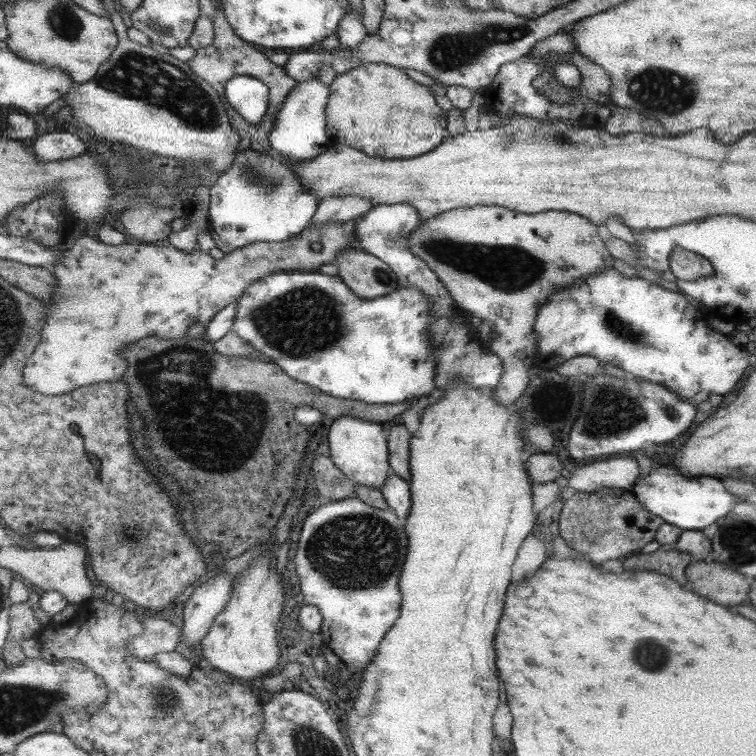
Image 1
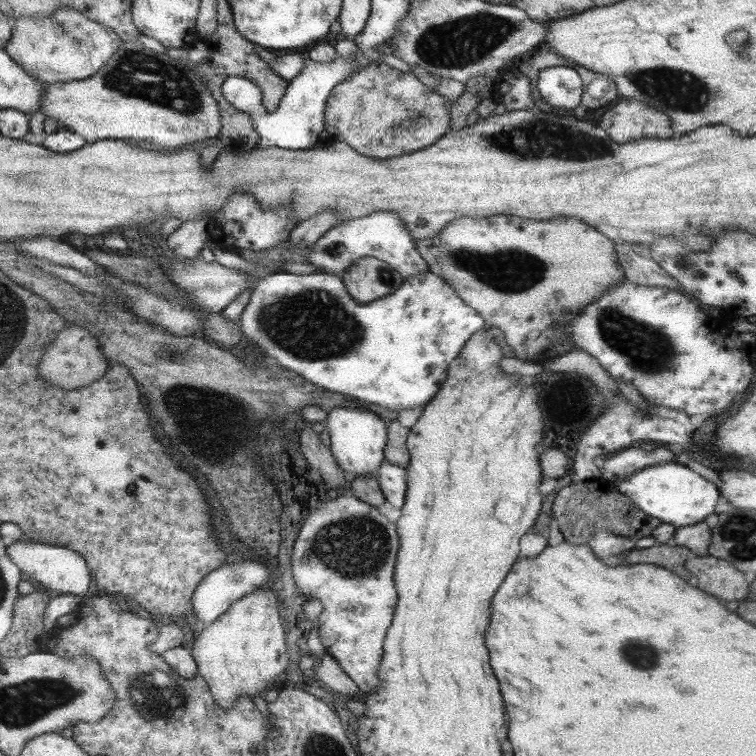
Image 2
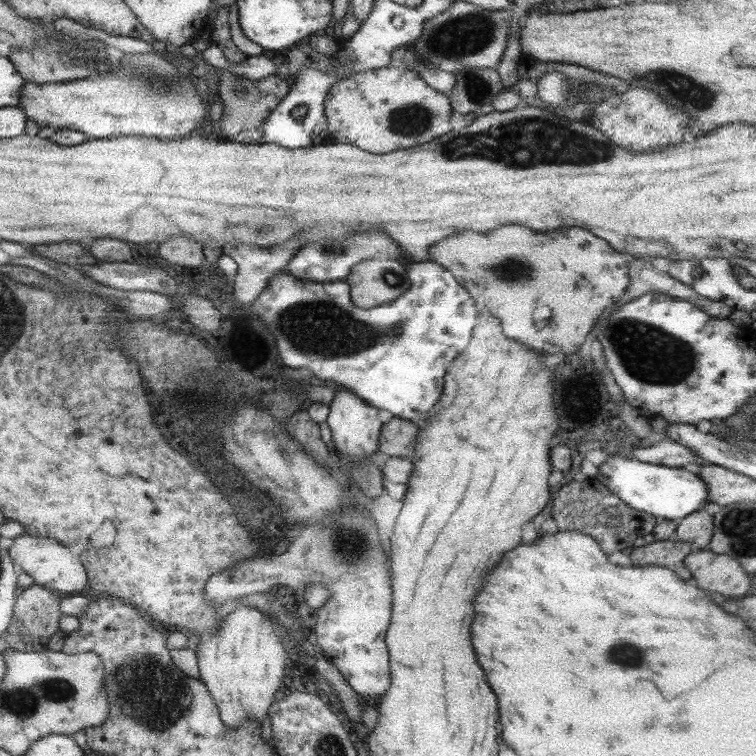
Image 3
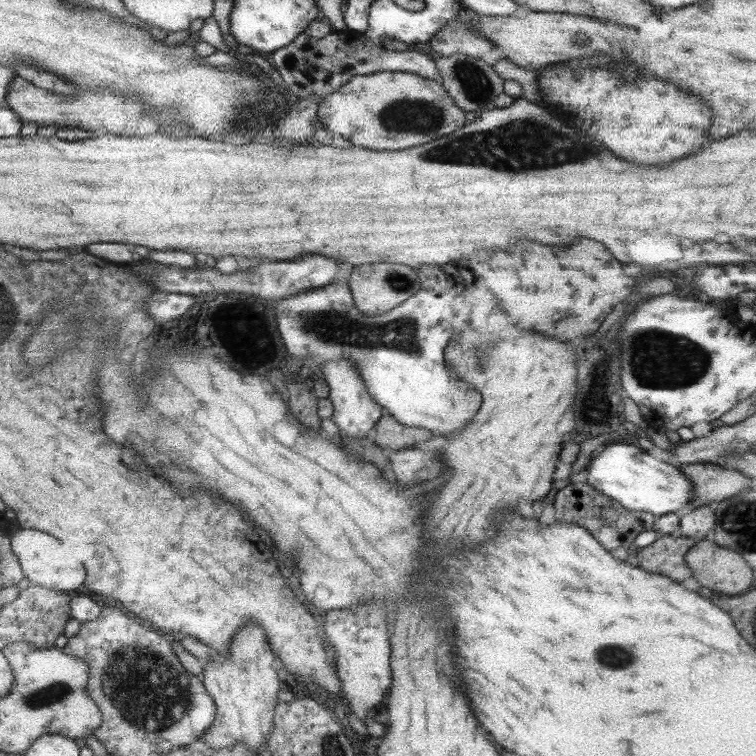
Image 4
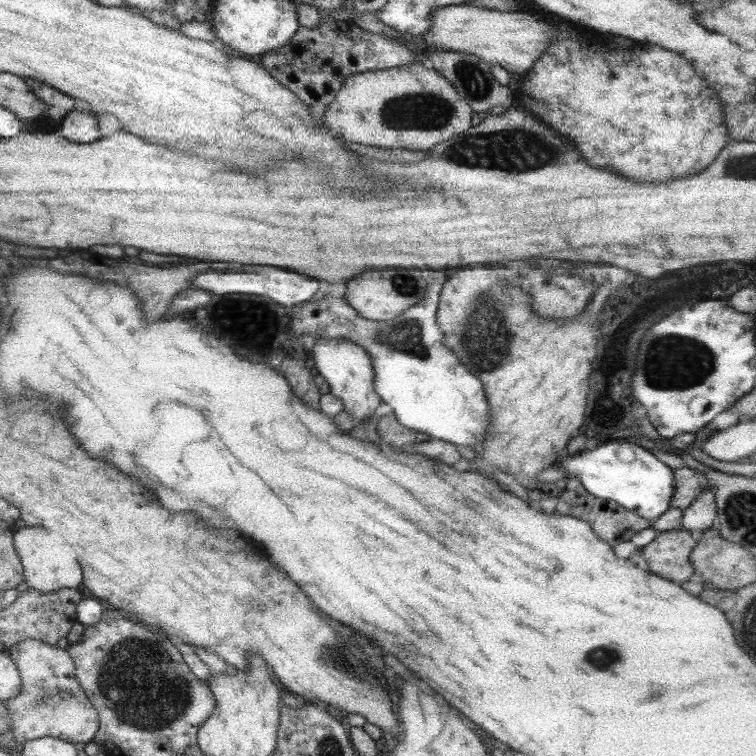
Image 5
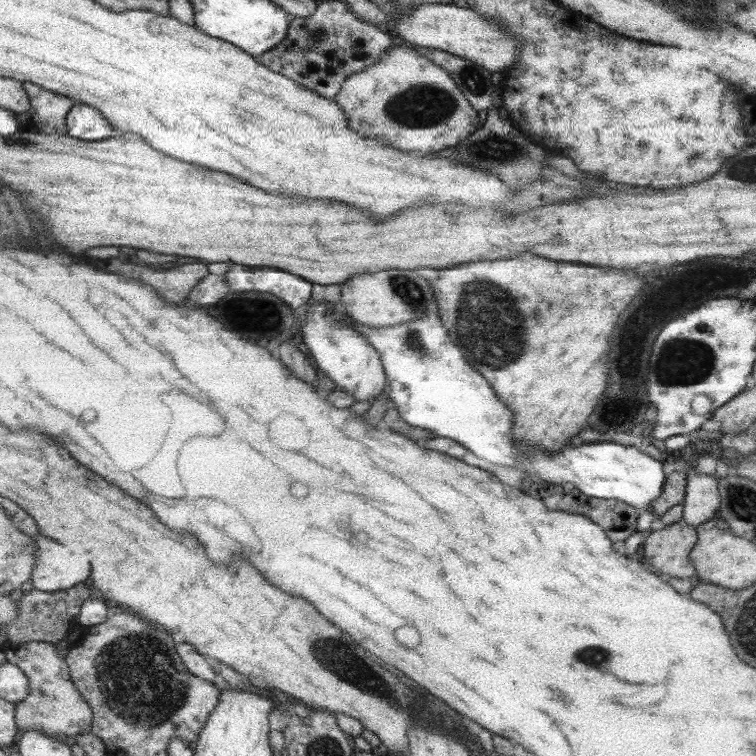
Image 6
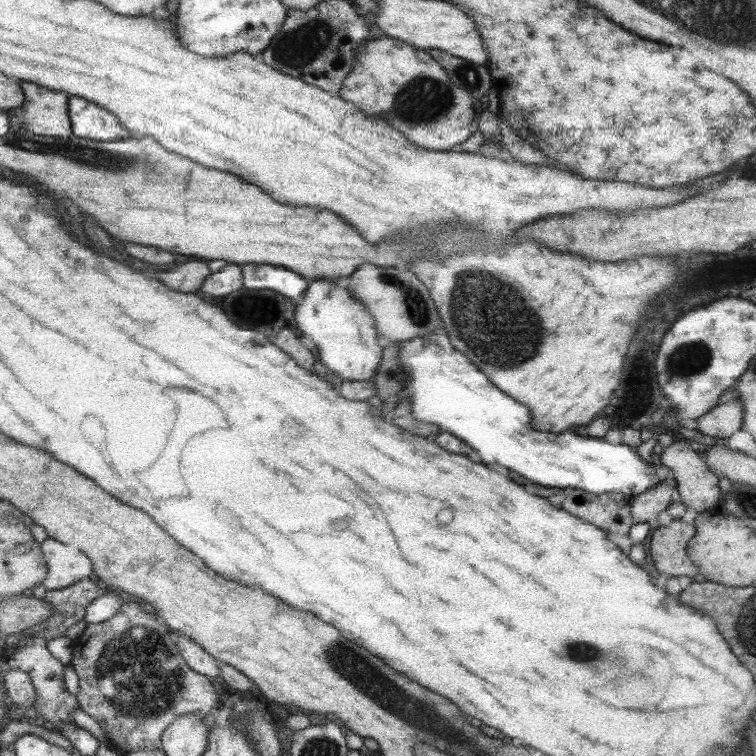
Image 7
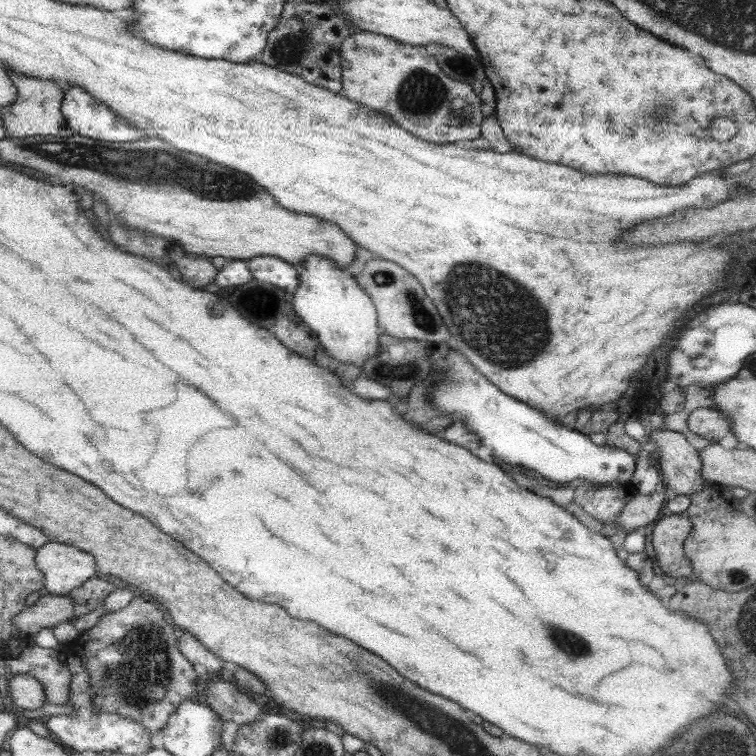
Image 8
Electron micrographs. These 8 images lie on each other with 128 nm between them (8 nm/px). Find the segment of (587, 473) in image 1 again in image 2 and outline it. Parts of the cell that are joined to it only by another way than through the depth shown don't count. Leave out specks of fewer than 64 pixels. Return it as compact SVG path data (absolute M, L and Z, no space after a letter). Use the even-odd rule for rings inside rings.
M629 448L613 458L607 458L600 471L600 480L615 482L623 477L631 476L633 472L641 470L646 466L655 465L655 462L669 462L673 460L673 454L665 448L655 448L651 452L639 450L639 448Z

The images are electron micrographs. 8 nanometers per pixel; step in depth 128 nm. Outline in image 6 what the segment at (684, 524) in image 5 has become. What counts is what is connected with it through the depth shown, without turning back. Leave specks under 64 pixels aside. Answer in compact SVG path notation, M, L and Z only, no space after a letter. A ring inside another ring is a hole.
M687 467L685 472L686 487L682 505L682 520L690 527L696 527L712 519L720 505L718 482L707 474L695 474L695 467Z

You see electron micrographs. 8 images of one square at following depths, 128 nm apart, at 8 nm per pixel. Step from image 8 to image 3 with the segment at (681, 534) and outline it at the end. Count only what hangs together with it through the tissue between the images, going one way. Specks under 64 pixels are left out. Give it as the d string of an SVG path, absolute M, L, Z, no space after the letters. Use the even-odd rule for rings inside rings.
M667 539L654 540L640 547L633 547L629 558L633 567L653 565L672 570L686 581L692 574L684 567L684 558L691 552L689 543Z

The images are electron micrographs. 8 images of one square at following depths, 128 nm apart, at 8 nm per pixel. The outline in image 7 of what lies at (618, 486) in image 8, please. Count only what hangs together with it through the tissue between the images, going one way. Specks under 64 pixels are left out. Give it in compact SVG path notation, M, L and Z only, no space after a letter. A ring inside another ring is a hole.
M567 487L560 508L601 527L605 532L627 534L633 522L630 506L632 497L618 492L591 494Z

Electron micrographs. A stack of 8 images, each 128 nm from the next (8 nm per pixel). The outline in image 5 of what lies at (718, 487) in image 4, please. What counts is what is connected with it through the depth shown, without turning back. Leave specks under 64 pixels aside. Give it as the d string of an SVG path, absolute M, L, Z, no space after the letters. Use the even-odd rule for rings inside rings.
M691 463L680 468L677 466L677 469L673 471L675 490L671 496L670 508L678 508L682 511L696 498L702 488L710 489L708 482L707 484L699 482L700 480L695 477L696 472L692 470L693 468L695 465Z

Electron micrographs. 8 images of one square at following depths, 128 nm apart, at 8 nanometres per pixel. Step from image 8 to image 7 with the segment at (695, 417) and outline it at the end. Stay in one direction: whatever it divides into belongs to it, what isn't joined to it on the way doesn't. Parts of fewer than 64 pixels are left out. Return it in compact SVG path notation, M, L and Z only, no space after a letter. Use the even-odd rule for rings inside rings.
M736 397L721 405L709 409L703 417L695 420L696 430L703 434L707 441L722 441L740 429L742 408Z

